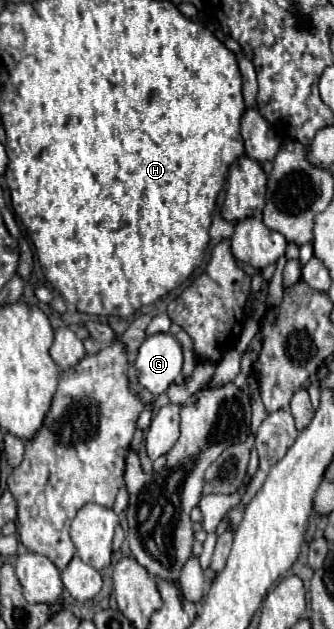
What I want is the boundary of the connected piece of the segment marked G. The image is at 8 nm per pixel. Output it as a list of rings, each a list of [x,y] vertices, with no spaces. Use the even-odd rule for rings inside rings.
[[[170,333],[150,335],[140,345],[134,367],[140,385],[154,395],[160,395],[180,375],[182,345]]]

